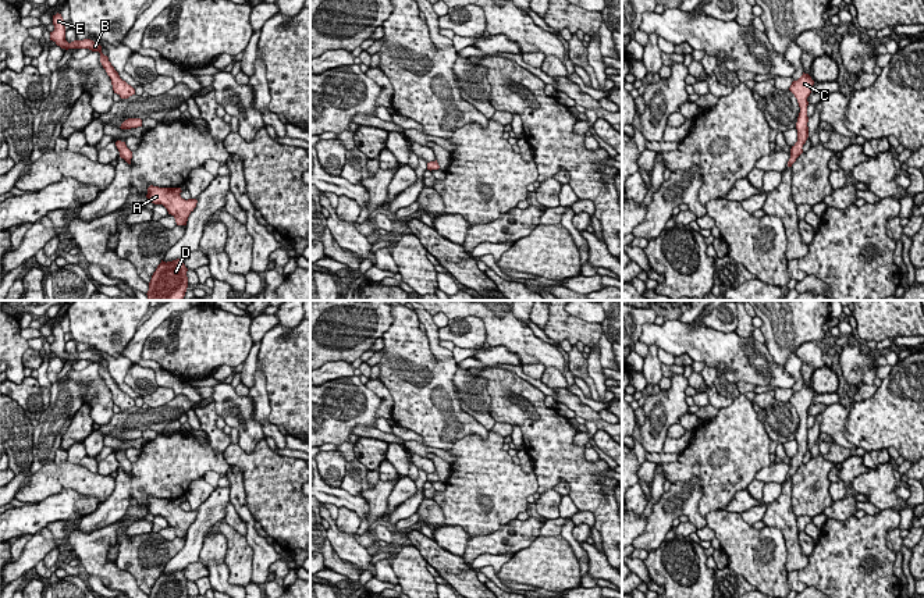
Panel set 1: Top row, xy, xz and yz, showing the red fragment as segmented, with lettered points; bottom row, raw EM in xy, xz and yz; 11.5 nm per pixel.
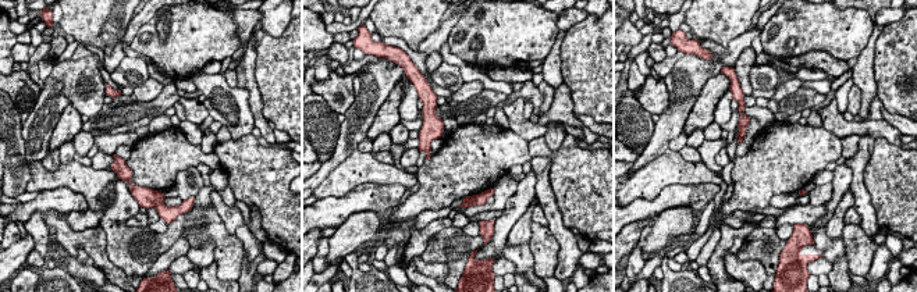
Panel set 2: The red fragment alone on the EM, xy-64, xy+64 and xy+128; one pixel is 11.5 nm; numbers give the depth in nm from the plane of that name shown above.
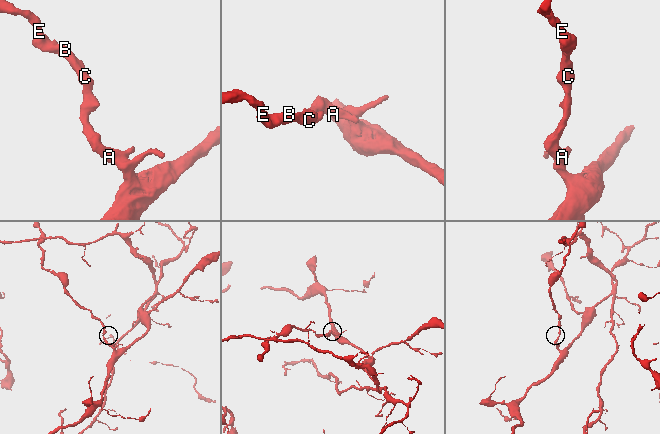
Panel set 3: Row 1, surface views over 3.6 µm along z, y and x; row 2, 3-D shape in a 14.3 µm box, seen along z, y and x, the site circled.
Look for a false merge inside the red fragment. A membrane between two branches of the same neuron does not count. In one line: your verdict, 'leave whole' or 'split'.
split

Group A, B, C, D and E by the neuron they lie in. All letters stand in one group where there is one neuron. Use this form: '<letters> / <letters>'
A D / B C E

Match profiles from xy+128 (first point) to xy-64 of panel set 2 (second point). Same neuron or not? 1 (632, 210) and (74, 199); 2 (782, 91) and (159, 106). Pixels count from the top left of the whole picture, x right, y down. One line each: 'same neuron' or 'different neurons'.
1: same neuron
2: different neurons

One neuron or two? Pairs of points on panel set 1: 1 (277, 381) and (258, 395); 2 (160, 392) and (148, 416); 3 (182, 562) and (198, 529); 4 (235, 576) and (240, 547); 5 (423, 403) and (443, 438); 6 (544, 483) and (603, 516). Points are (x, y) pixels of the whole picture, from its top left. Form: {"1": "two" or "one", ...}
{"1": "two", "2": "two", "3": "one", "4": "one", "5": "one", "6": "one"}

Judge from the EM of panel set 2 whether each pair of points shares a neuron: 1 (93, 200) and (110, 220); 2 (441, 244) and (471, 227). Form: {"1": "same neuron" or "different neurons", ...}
{"1": "same neuron", "2": "different neurons"}

